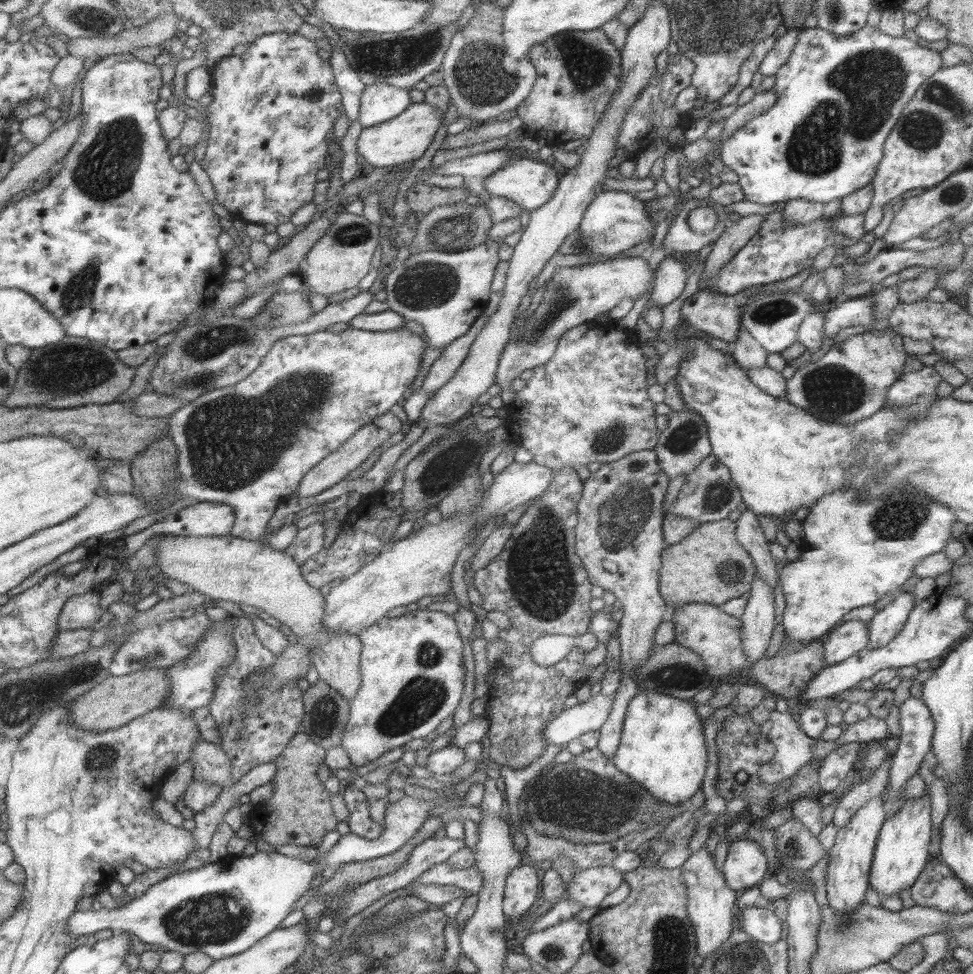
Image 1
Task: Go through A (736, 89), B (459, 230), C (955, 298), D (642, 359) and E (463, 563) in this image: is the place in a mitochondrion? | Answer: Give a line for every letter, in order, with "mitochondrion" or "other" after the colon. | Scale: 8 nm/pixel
A: other
B: mitochondrion
C: other
D: other
E: other

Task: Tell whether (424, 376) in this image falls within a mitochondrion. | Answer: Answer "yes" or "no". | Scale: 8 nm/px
no

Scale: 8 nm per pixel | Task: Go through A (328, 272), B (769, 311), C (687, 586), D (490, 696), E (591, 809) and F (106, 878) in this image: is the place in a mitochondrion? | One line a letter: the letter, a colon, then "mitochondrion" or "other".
A: other
B: mitochondrion
C: other
D: other
E: mitochondrion
F: other

